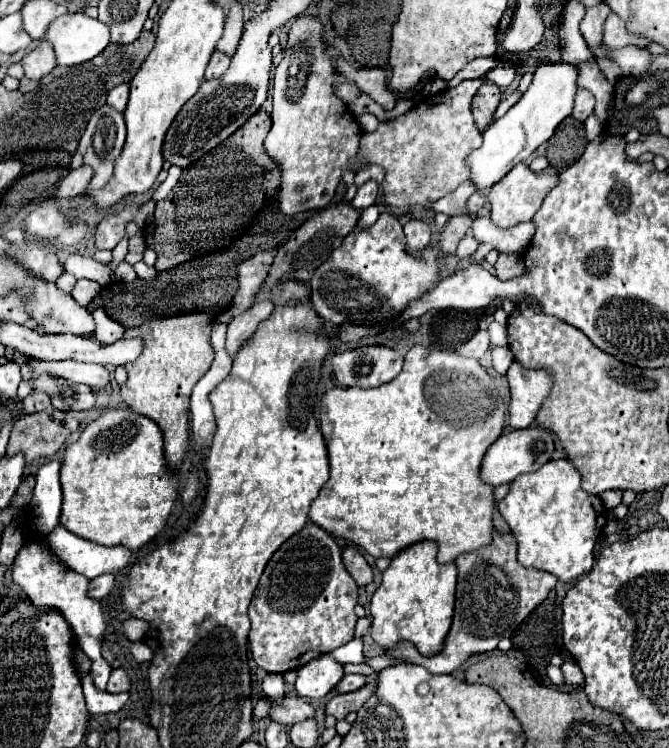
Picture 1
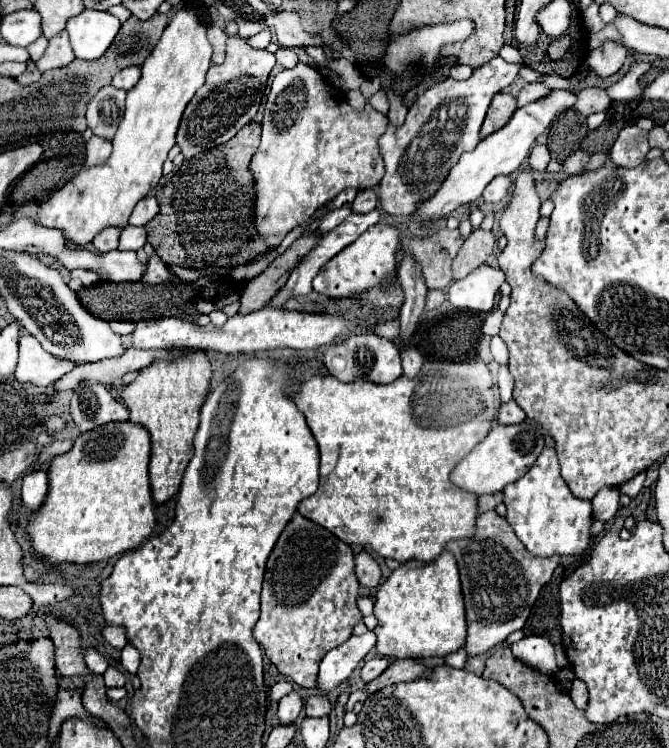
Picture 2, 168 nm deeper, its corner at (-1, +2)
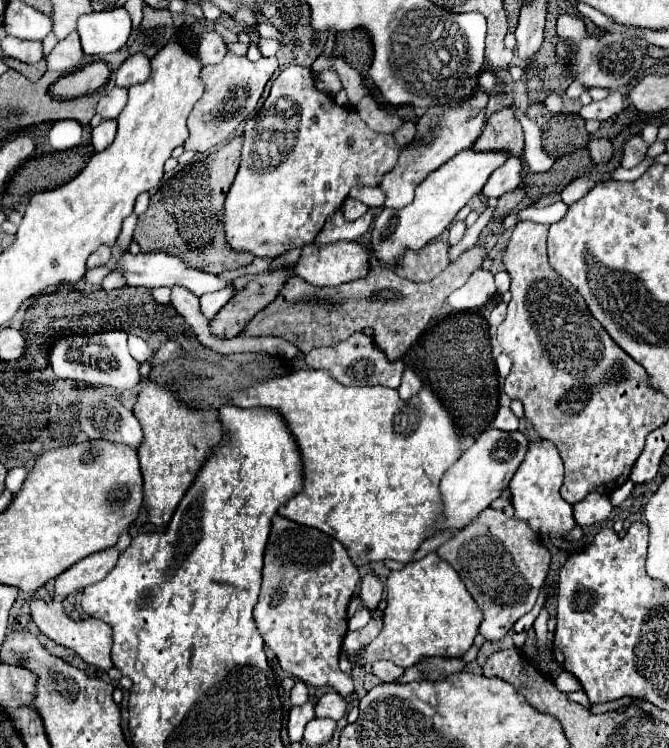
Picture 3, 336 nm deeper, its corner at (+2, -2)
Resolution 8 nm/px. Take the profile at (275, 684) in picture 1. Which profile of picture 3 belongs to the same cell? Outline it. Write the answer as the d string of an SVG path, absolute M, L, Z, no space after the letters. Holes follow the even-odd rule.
M296 681L294 689L290 691L290 703L292 705L304 705L308 701L308 687L302 681Z

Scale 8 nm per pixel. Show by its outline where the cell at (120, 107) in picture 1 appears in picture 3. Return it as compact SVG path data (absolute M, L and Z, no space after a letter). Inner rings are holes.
M132 55L120 65L116 73L116 85L128 89L136 83L144 83L148 75L150 75L150 59L146 55Z

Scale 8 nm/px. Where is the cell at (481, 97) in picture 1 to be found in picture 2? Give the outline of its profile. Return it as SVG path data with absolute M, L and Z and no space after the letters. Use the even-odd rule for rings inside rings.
M499 93L499 95L495 95L493 103L491 103L491 109L487 111L483 129L481 129L481 137L485 139L491 133L503 129L509 123L509 119L513 117L515 111L517 111L517 99L511 93Z

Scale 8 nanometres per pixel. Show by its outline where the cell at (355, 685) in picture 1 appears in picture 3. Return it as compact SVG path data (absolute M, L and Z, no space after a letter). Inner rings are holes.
M376 661L372 663L372 675L376 675L380 681L394 681L404 673L402 667L390 663L390 661Z

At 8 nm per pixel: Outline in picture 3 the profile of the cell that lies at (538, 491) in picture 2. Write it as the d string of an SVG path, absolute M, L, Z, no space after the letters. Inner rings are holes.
M540 439L540 441L530 441L526 459L522 461L520 469L510 481L510 493L512 493L512 505L514 505L514 517L522 519L528 523L528 527L536 535L548 535L556 539L566 539L568 533L576 527L574 515L572 515L572 505L562 499L560 487L562 487L562 459L554 443Z

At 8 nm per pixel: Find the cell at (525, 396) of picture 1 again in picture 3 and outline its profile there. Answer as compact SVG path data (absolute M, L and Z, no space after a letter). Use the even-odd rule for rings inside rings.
M500 407L496 419L492 421L492 427L502 431L516 431L518 429L518 417L512 413L510 407Z

